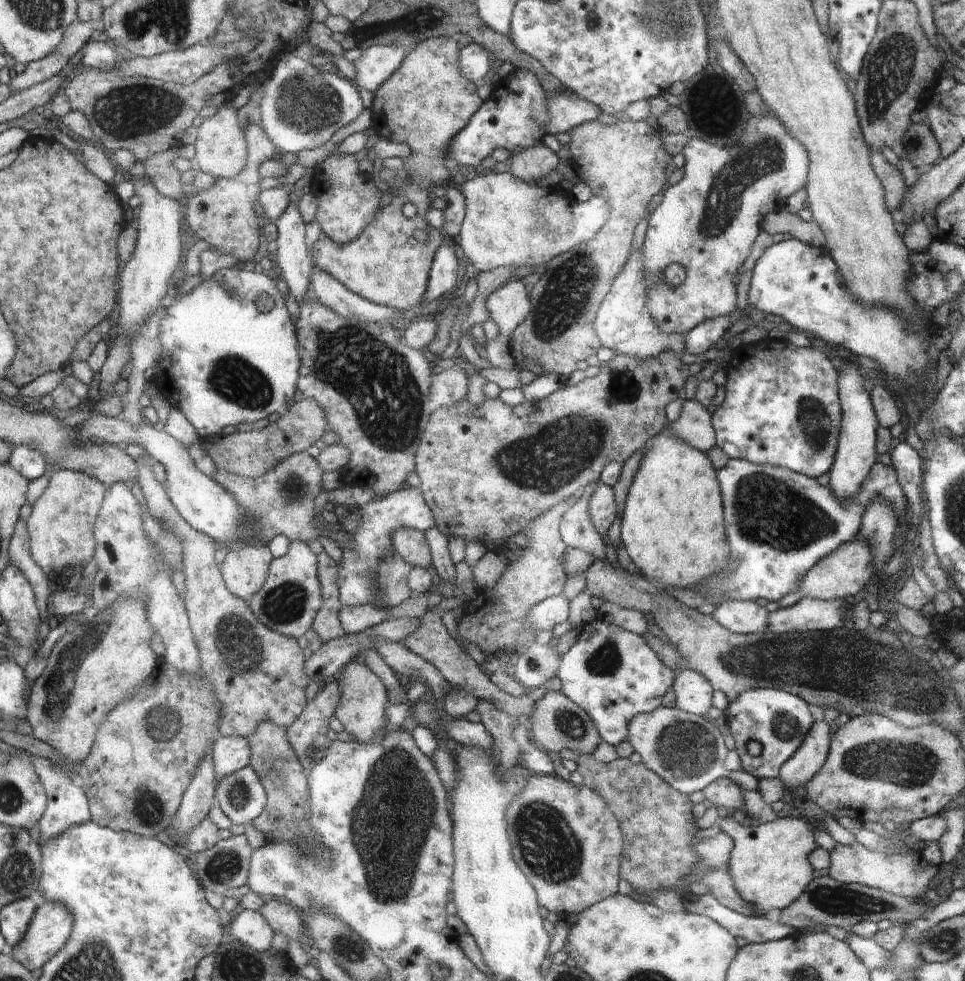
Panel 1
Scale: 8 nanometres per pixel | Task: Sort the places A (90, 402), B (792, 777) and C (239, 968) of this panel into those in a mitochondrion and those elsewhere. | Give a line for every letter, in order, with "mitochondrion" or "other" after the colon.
A: other
B: other
C: mitochondrion

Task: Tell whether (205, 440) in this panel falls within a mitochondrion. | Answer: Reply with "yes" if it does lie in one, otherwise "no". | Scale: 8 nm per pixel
no

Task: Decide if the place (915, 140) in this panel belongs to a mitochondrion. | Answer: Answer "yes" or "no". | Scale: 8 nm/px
yes

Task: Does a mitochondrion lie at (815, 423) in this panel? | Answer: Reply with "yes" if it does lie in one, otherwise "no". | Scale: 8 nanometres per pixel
yes

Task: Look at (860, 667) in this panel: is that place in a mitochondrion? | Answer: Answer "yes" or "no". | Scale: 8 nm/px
yes

